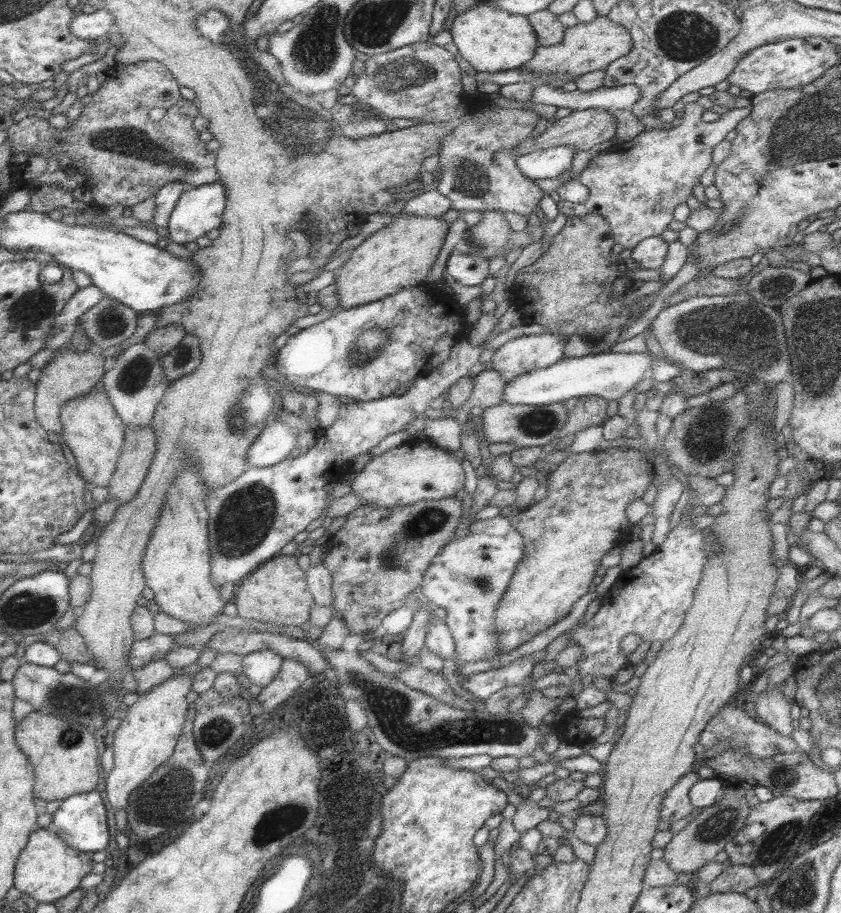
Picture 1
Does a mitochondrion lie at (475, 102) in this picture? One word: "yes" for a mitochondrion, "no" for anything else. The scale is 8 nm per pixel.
no

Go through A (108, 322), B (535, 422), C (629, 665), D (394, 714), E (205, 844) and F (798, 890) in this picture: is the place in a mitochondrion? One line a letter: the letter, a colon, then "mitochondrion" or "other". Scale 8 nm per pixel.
A: mitochondrion
B: mitochondrion
C: other
D: mitochondrion
E: other
F: mitochondrion

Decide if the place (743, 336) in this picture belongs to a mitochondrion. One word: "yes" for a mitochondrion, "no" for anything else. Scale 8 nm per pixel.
yes

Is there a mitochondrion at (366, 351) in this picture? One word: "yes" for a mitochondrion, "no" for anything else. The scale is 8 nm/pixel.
yes

